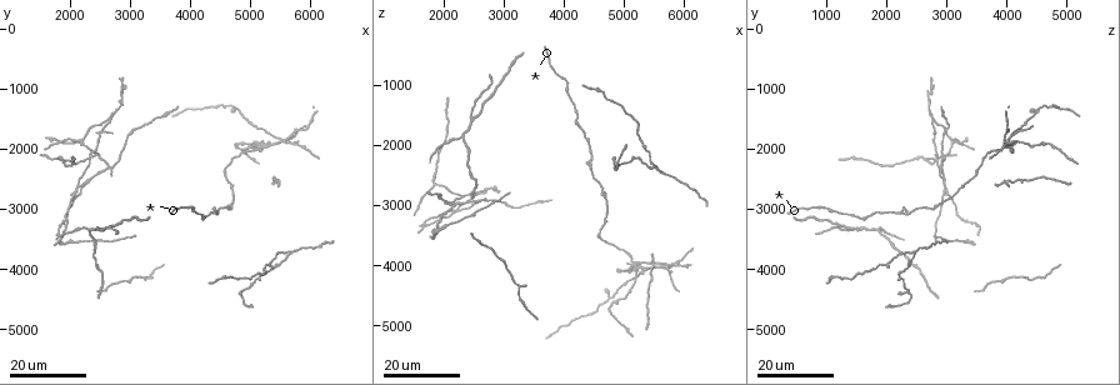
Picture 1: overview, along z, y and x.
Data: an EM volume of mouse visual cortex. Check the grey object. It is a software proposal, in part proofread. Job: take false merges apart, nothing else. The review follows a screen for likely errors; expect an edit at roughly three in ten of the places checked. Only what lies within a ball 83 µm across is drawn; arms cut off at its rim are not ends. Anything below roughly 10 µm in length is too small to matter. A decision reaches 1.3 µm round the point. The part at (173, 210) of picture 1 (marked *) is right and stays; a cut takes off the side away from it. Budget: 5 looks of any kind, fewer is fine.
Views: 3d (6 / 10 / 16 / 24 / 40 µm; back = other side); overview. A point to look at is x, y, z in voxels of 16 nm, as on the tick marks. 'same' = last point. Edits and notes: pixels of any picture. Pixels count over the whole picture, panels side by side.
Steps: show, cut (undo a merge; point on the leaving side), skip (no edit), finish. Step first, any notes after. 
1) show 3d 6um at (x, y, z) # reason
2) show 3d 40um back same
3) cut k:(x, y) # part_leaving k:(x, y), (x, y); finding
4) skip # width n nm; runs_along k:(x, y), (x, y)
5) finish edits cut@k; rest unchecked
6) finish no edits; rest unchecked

show 3d 24um at (2400, 3500, 2050) # sudden change in width

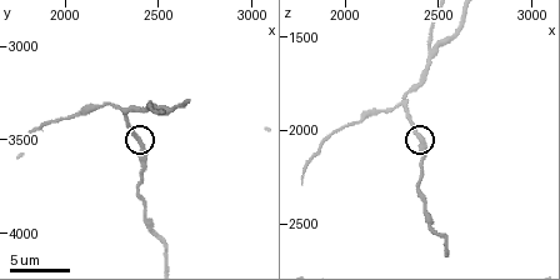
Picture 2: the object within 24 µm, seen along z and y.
show 3d 10um at (2400, 3540, 2060) # closer look

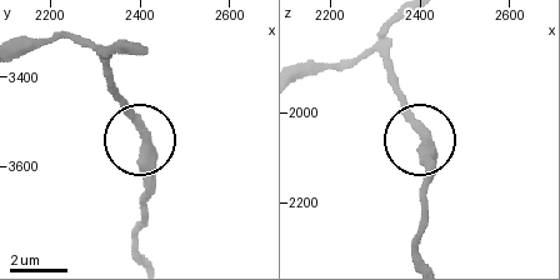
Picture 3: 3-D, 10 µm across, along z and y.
skip # width 300 nm; runs_along 3:(391, 25), (389, 76), (418, 140), (425, 195); all the same neuron

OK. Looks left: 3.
show 3d 24um at (3050, 4150, 4000) # calibre changes

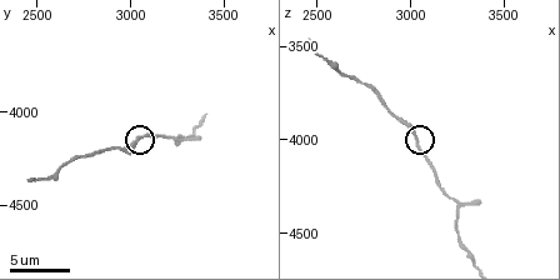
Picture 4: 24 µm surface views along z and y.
show 3d 10um at (3020, 4180, 3980)

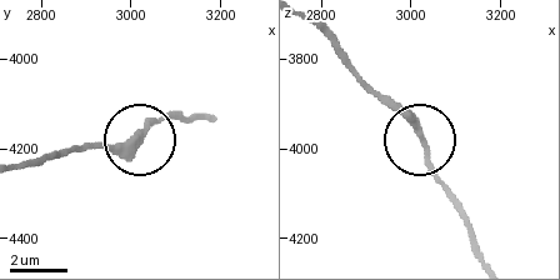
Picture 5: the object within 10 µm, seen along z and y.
skip # all the same neuron

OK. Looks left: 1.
finish no edits; rest unchecked

